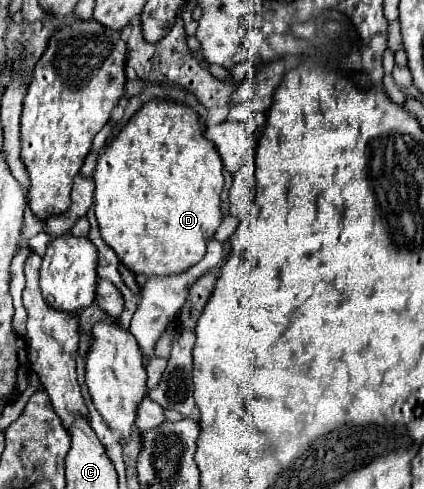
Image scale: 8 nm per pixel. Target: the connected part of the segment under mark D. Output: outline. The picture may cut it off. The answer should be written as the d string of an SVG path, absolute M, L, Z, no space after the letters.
M148 101L128 125L112 139L94 169L94 213L102 239L114 249L120 263L134 275L178 275L196 265L208 239L216 233L220 213L220 193L224 187L222 159L204 137L198 115L174 101Z

